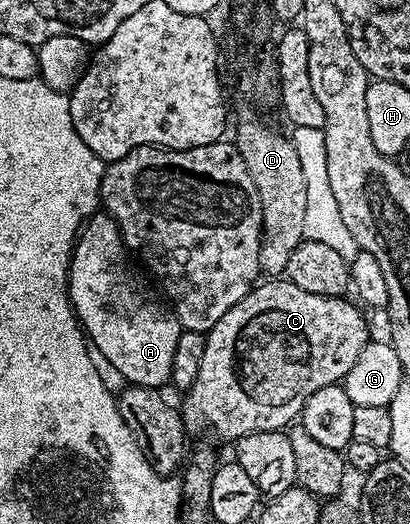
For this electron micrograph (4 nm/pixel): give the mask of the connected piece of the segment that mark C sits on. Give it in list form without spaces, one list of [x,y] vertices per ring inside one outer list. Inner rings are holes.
[[[288,279],[267,280],[271,281],[256,284],[207,330],[205,355],[201,355],[197,379],[193,379],[181,404],[183,427],[188,434],[208,429],[221,440],[234,443],[257,431],[286,430],[302,414],[309,395],[321,391],[321,387],[340,384],[349,367],[357,363],[357,355],[367,346],[369,334],[364,310],[354,300],[303,291]]]

